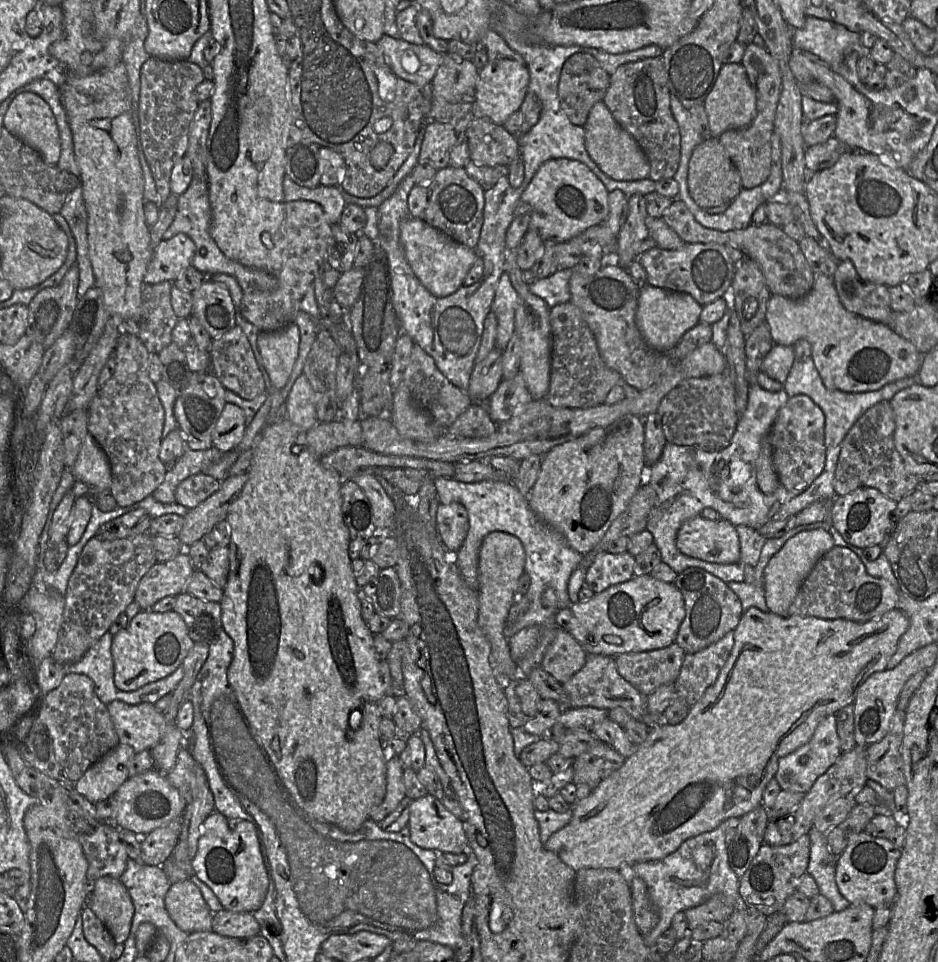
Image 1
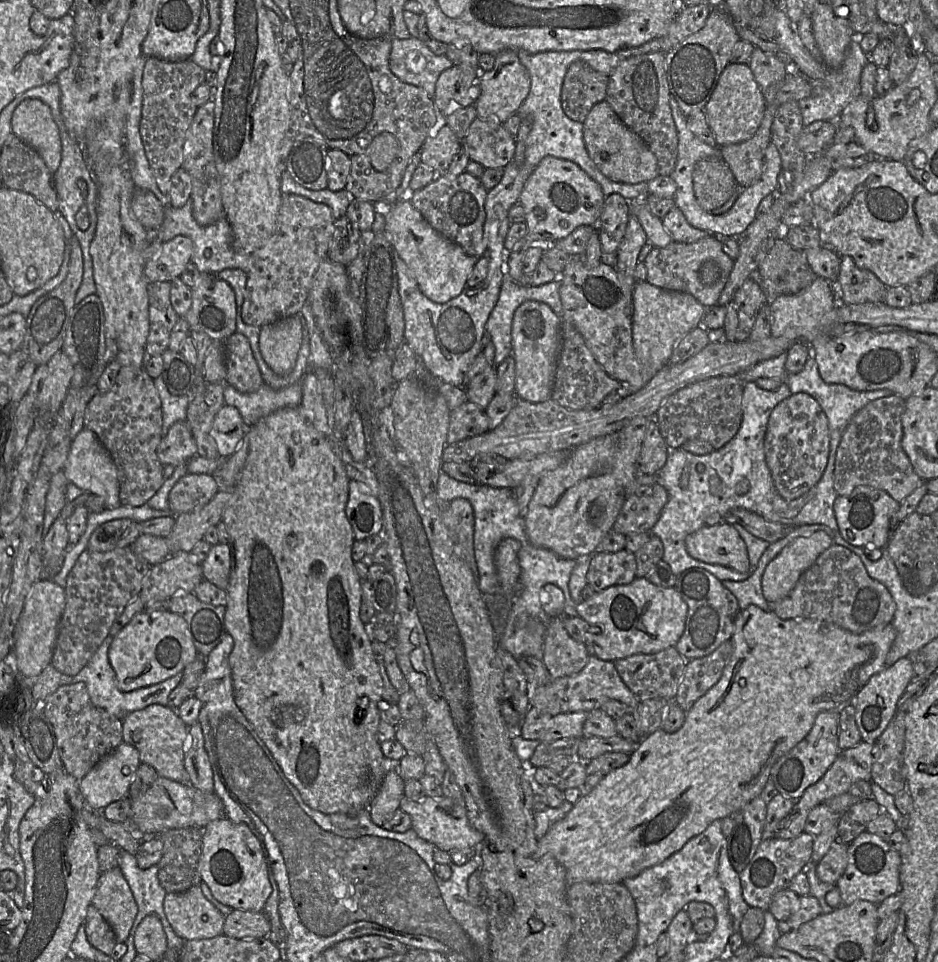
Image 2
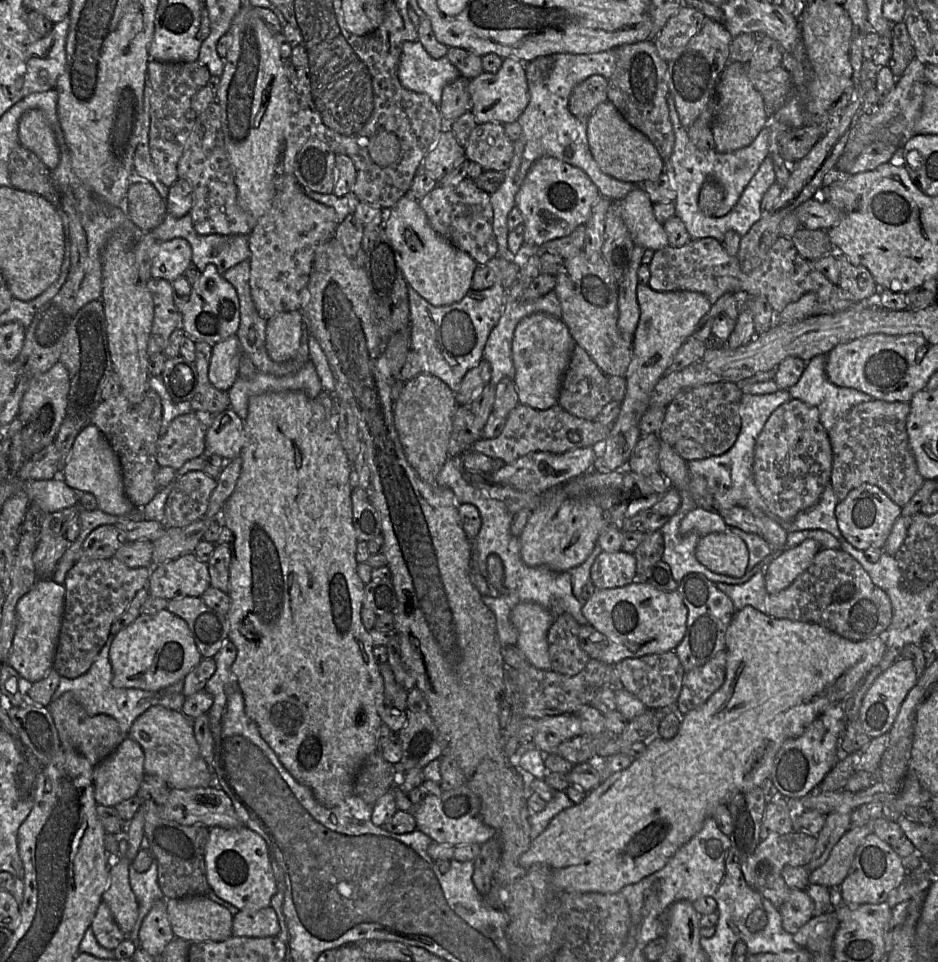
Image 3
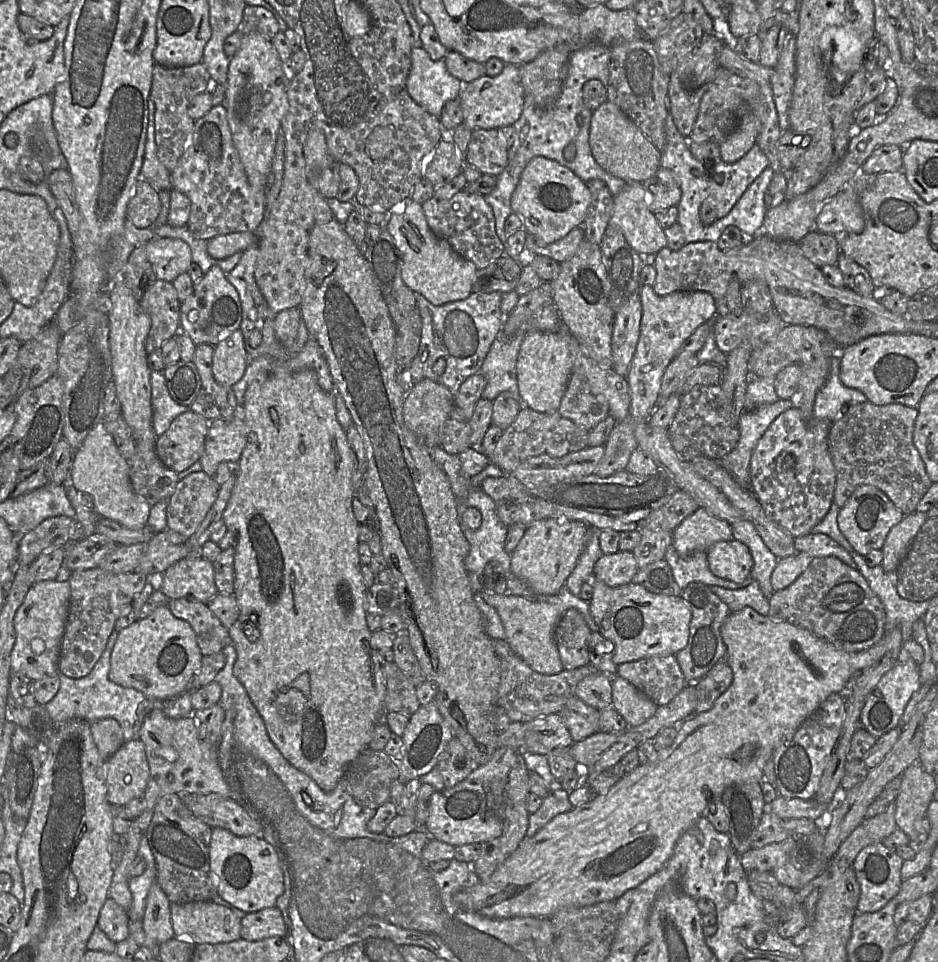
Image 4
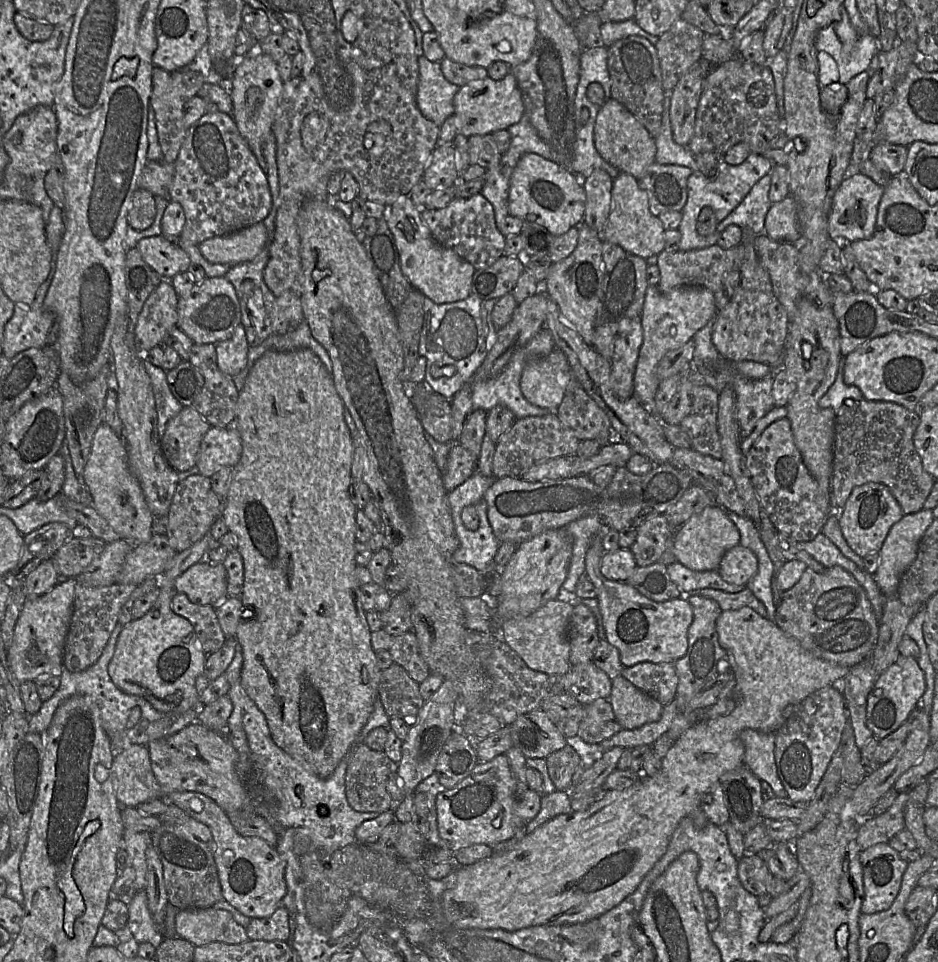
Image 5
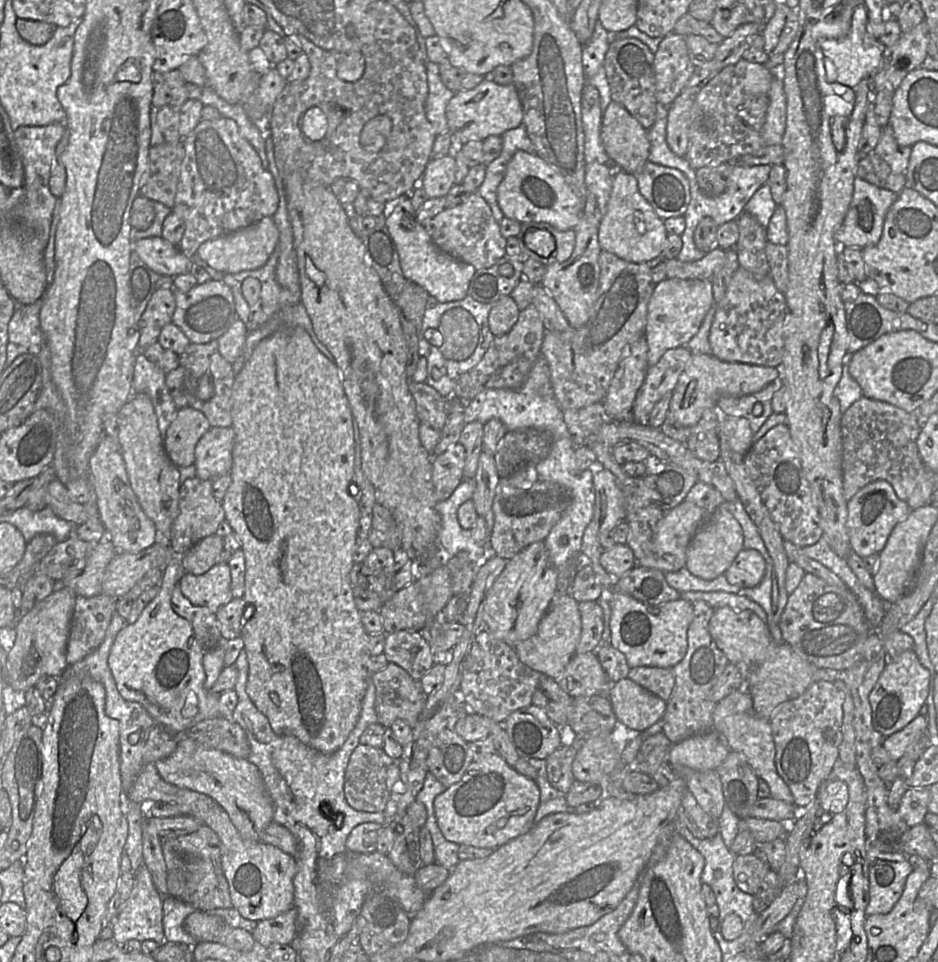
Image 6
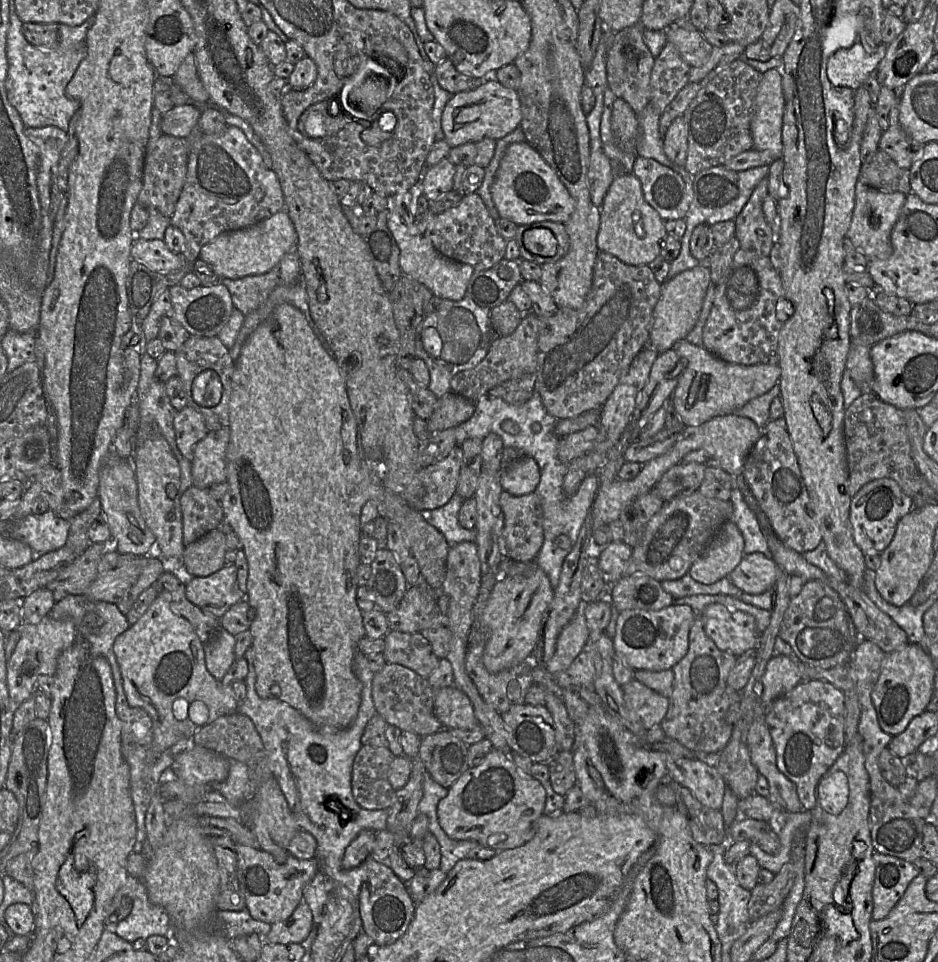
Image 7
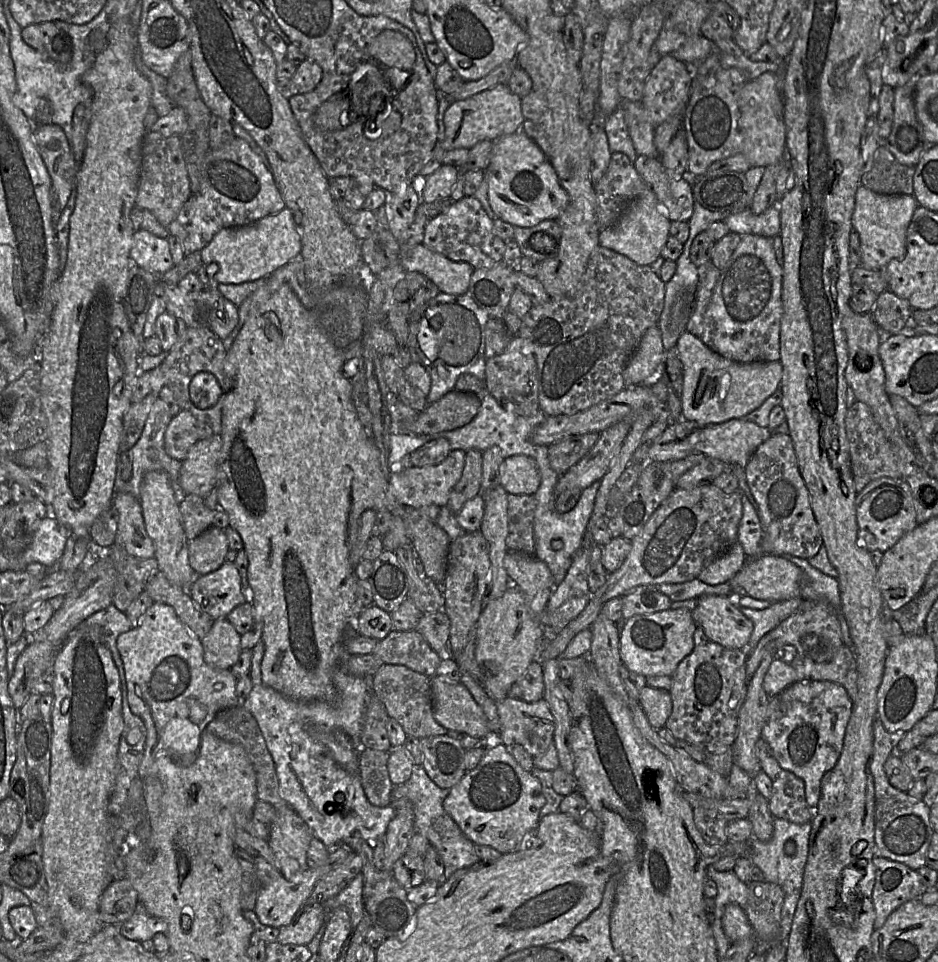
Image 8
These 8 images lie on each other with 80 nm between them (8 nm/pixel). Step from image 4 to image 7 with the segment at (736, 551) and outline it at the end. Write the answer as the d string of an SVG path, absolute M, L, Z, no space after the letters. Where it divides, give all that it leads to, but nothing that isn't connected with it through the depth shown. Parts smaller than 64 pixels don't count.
M755 552L744 555L729 579L742 592L758 595L773 590L780 576L781 569L773 558Z

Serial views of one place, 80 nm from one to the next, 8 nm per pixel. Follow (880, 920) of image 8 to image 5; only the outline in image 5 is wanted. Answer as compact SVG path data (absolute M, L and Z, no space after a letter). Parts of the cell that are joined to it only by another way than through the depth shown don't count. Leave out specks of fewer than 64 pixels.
M879 843L861 851L864 898L862 914L888 910L896 899L908 862L887 843Z

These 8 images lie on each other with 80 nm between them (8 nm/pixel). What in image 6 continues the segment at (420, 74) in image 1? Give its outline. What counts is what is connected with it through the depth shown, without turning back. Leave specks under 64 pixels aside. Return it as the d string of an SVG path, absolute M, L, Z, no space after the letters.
M427 61L425 66L428 81L425 113L437 135L439 135L449 131L446 118L446 106L455 92L443 84L440 78L439 64Z

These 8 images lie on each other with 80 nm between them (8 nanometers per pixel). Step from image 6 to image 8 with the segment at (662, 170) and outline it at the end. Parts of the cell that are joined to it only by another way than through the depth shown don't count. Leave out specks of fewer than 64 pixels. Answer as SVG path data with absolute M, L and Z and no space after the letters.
M638 155L633 165L655 193L670 221L688 221L693 214L694 198L685 176L673 178L660 158Z

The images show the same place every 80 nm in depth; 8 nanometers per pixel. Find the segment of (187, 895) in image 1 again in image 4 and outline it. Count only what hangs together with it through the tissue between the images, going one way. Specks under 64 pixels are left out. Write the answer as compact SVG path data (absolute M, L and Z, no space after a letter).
M212 900L171 903L170 908L176 938L186 938L194 945L241 939L241 919Z

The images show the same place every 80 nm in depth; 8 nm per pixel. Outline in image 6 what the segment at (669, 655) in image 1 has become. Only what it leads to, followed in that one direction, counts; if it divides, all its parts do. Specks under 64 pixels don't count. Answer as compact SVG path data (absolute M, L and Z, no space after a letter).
M635 667L630 669L628 679L633 680L666 702L669 700L675 686L673 668Z

